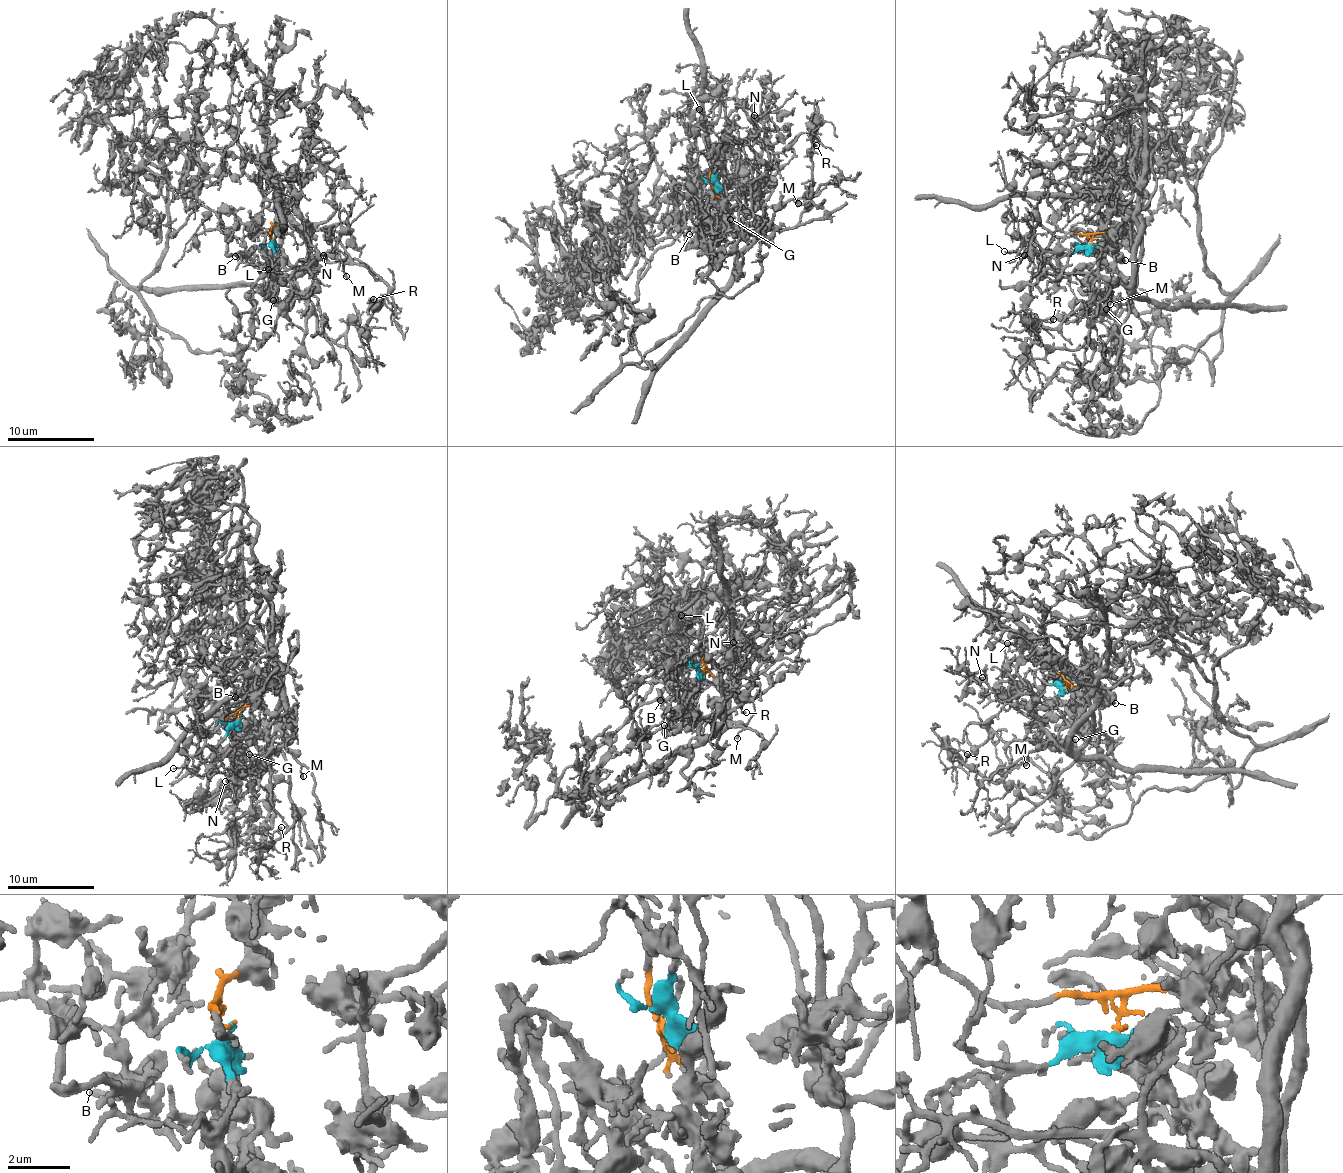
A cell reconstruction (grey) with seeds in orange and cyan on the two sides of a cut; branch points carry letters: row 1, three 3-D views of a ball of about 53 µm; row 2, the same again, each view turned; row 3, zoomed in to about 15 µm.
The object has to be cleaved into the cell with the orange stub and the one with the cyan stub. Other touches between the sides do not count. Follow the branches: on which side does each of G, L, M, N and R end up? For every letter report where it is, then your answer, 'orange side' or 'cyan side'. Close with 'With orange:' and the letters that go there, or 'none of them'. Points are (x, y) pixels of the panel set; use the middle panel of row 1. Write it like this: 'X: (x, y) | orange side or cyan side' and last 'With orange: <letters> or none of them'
G: (730, 219) | cyan side
L: (699, 109) | orange side
M: (798, 203) | orange side
N: (754, 115) | orange side
R: (816, 145) | orange side
With orange: L, M, N, R

